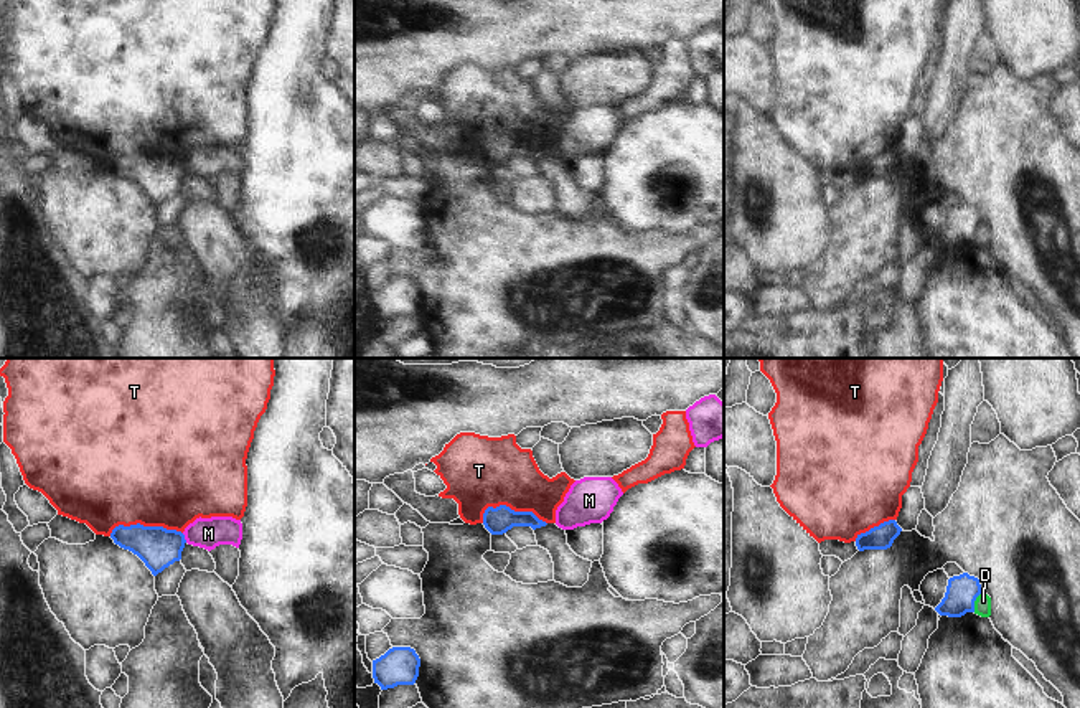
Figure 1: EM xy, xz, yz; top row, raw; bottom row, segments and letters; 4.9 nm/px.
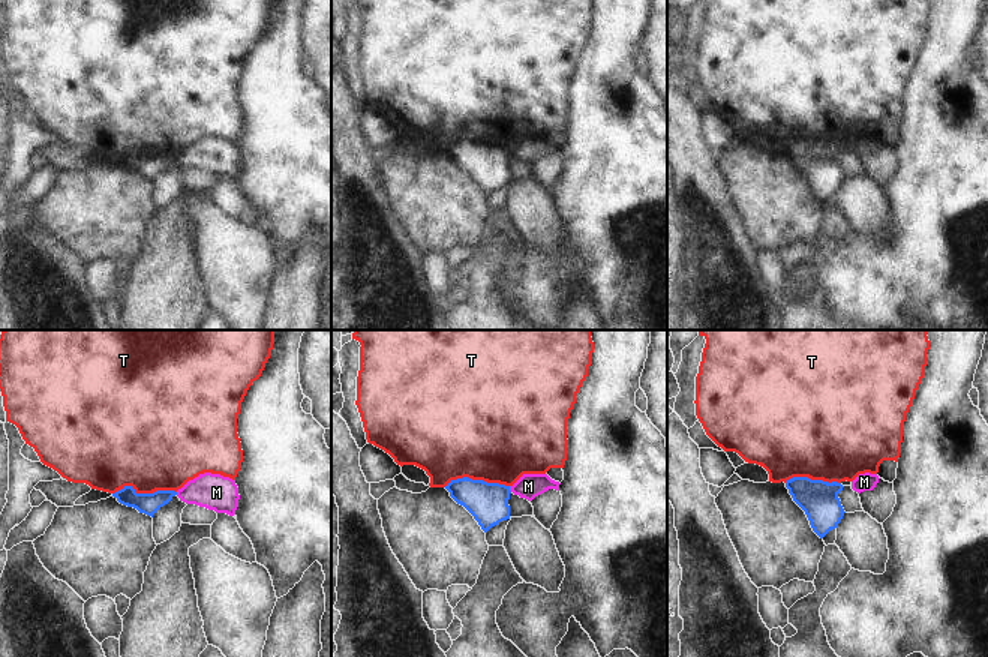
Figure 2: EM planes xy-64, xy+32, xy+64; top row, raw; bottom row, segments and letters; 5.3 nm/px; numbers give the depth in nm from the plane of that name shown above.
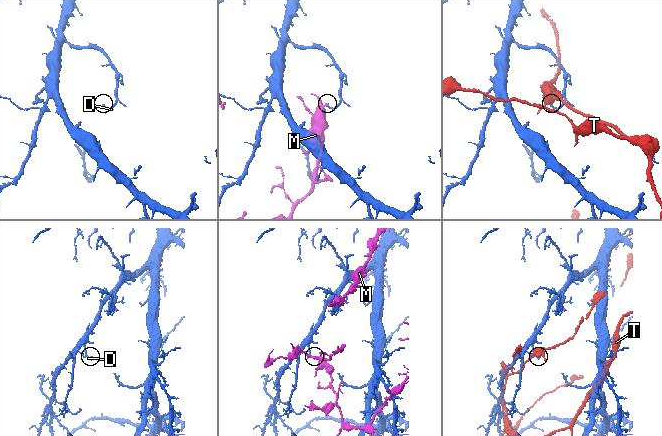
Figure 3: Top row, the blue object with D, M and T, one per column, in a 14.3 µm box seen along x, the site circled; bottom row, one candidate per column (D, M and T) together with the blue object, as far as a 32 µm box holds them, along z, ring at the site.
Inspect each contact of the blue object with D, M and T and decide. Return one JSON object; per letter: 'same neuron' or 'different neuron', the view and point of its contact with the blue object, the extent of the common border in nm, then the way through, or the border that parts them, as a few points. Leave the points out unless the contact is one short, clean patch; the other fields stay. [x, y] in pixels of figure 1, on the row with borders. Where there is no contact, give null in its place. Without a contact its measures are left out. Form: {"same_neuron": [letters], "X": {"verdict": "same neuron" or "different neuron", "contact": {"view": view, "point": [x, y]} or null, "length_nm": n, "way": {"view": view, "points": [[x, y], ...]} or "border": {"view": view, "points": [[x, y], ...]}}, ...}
{"same_neuron": [], "D": {"verdict": "different neuron", "contact": {"view": "yz", "point": [975, 599]}, "length_nm": 110, "border": {"view": "yz", "points": [[981, 591], [973, 611]]}}, "M": {"verdict": "different neuron", "contact": {"view": "xy", "point": [183, 538]}, "length_nm": 50, "border": {"view": "xy", "points": [[182, 533], [187, 542]]}}, "T": {"verdict": "different neuron", "contact": {"view": "xy", "point": [144, 527]}, "length_nm": 360, "border": {"view": "xy", "points": [[182, 533], [172, 528], [131, 523], [117, 525], [109, 535]]}}}

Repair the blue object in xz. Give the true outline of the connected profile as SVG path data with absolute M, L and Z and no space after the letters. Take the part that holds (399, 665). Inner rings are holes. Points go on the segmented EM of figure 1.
M392 647L373 660L373 678L381 690L397 685L414 685L419 677L420 658L411 647Z

